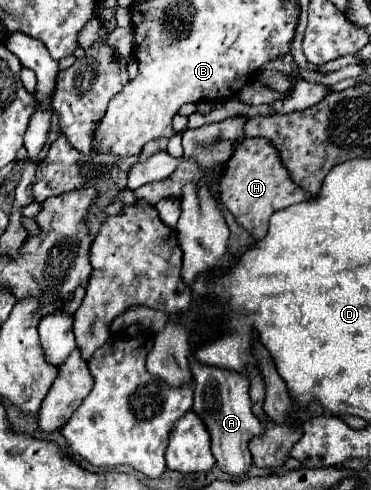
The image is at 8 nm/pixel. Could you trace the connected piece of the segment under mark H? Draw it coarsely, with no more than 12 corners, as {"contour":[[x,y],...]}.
{"contour":[[267,138],[229,158],[221,204],[255,242],[275,210],[313,198]]}

